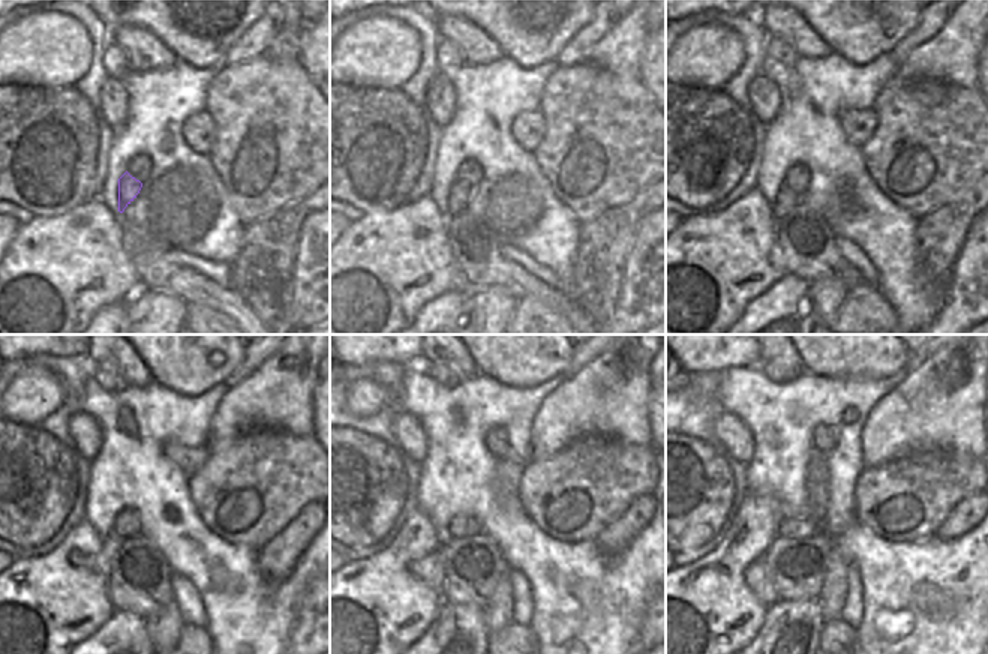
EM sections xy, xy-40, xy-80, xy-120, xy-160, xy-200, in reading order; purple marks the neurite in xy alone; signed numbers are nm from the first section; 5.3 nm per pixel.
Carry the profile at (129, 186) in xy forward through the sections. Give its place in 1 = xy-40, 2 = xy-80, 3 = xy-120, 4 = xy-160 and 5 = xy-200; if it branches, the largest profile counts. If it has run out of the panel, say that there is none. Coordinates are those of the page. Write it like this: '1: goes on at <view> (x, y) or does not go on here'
1: goes on at xy-40 (461, 192)
2: goes on at xy-80 (787, 200)
3: goes on at xy-120 (111, 542)
4: goes on at xy-160 (429, 570)
5: goes on at xy-200 (757, 578)

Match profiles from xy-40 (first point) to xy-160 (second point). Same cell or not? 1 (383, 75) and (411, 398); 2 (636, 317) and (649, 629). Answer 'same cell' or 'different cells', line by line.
1: different cells
2: same cell

